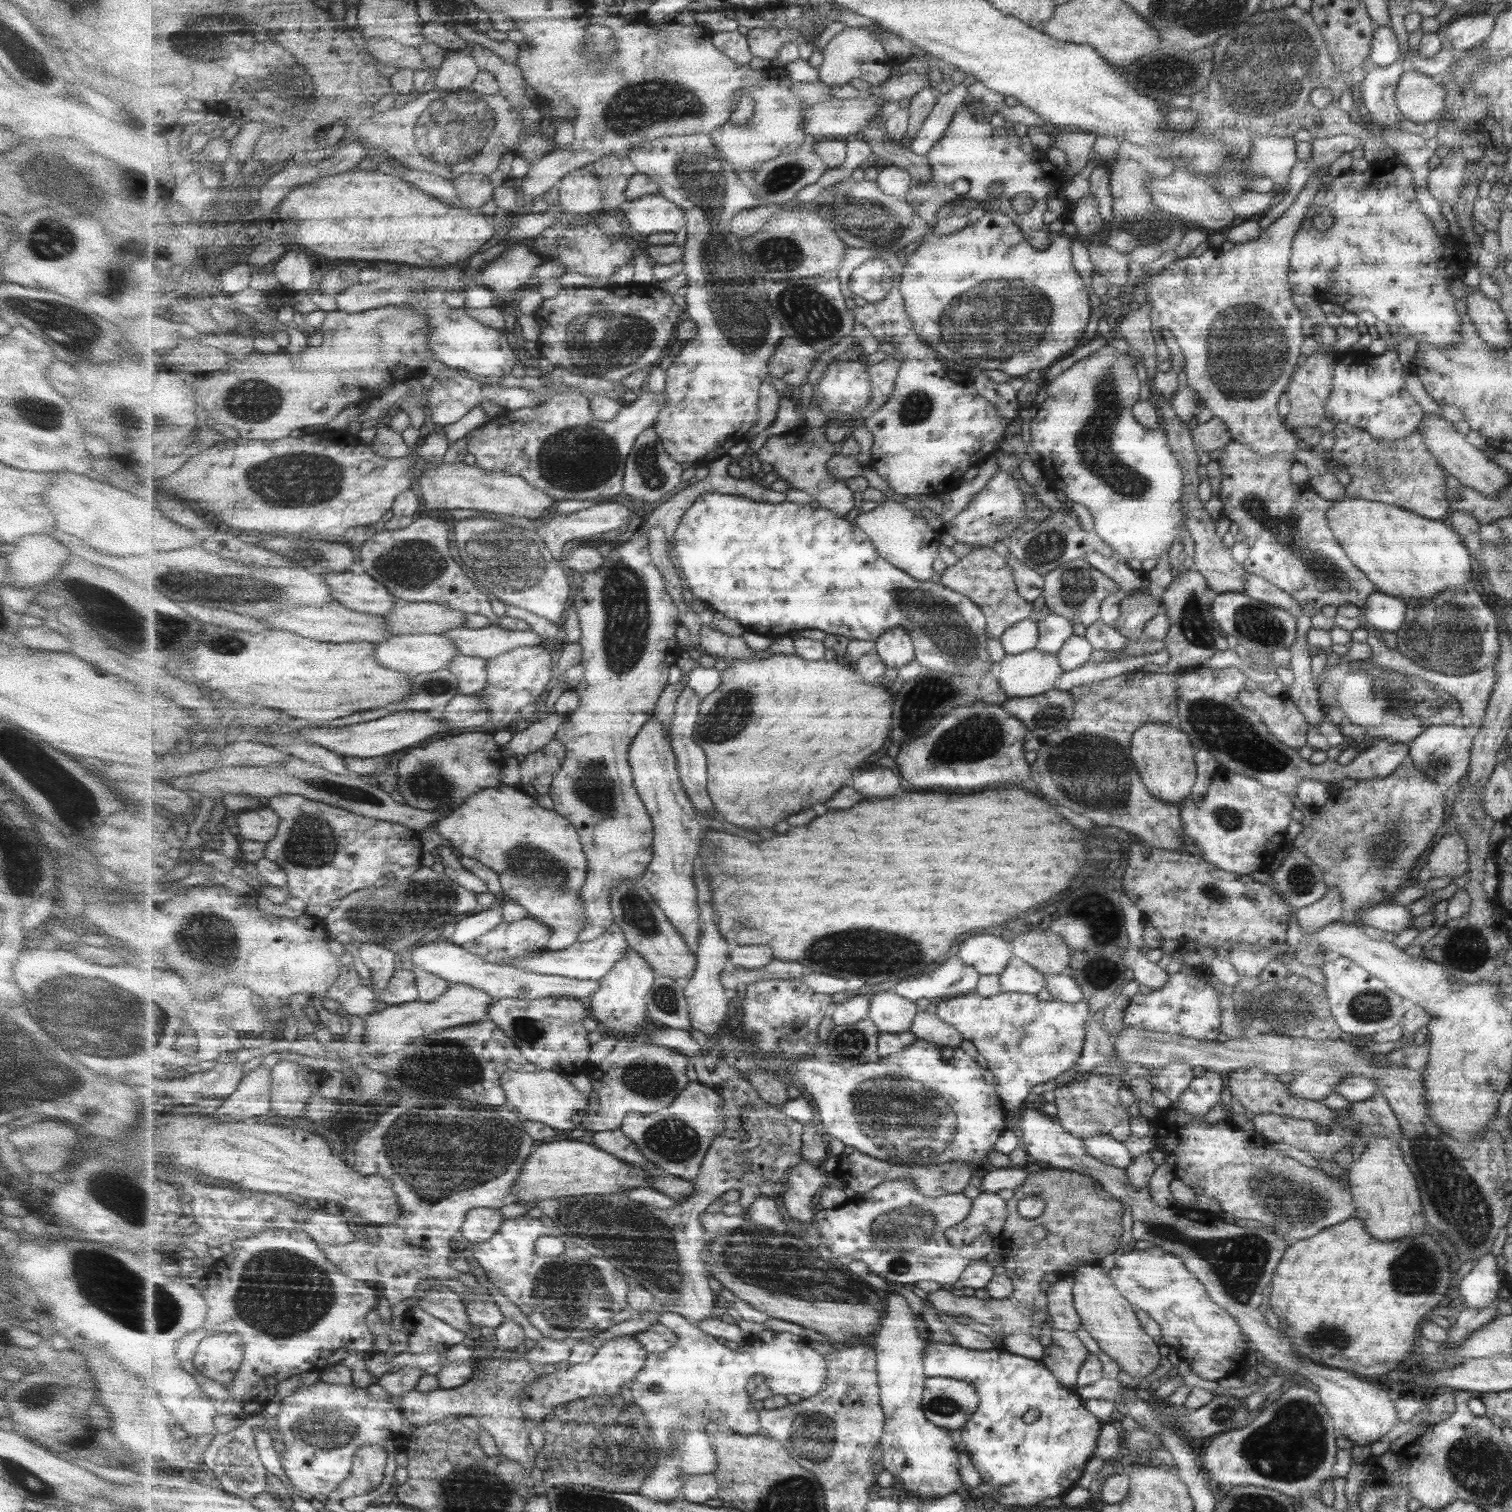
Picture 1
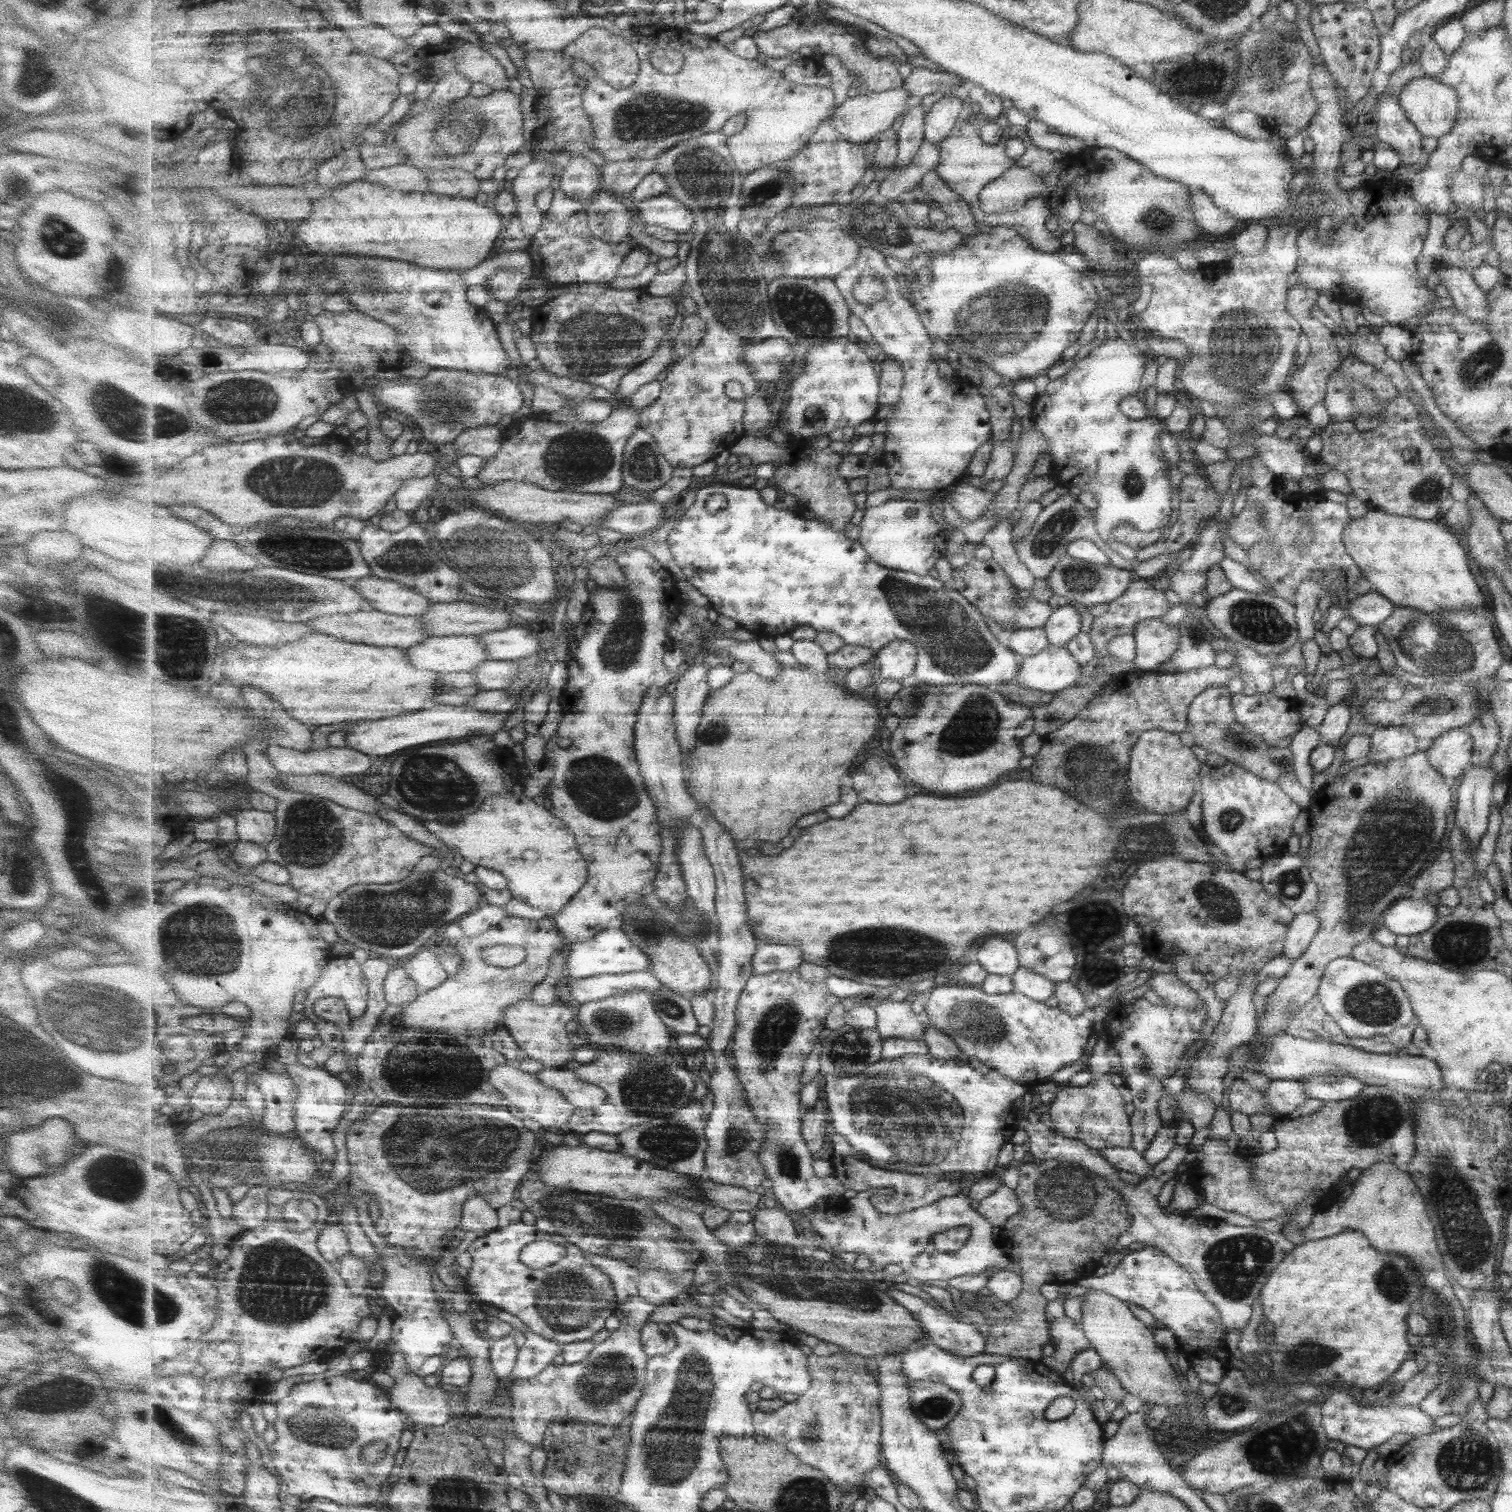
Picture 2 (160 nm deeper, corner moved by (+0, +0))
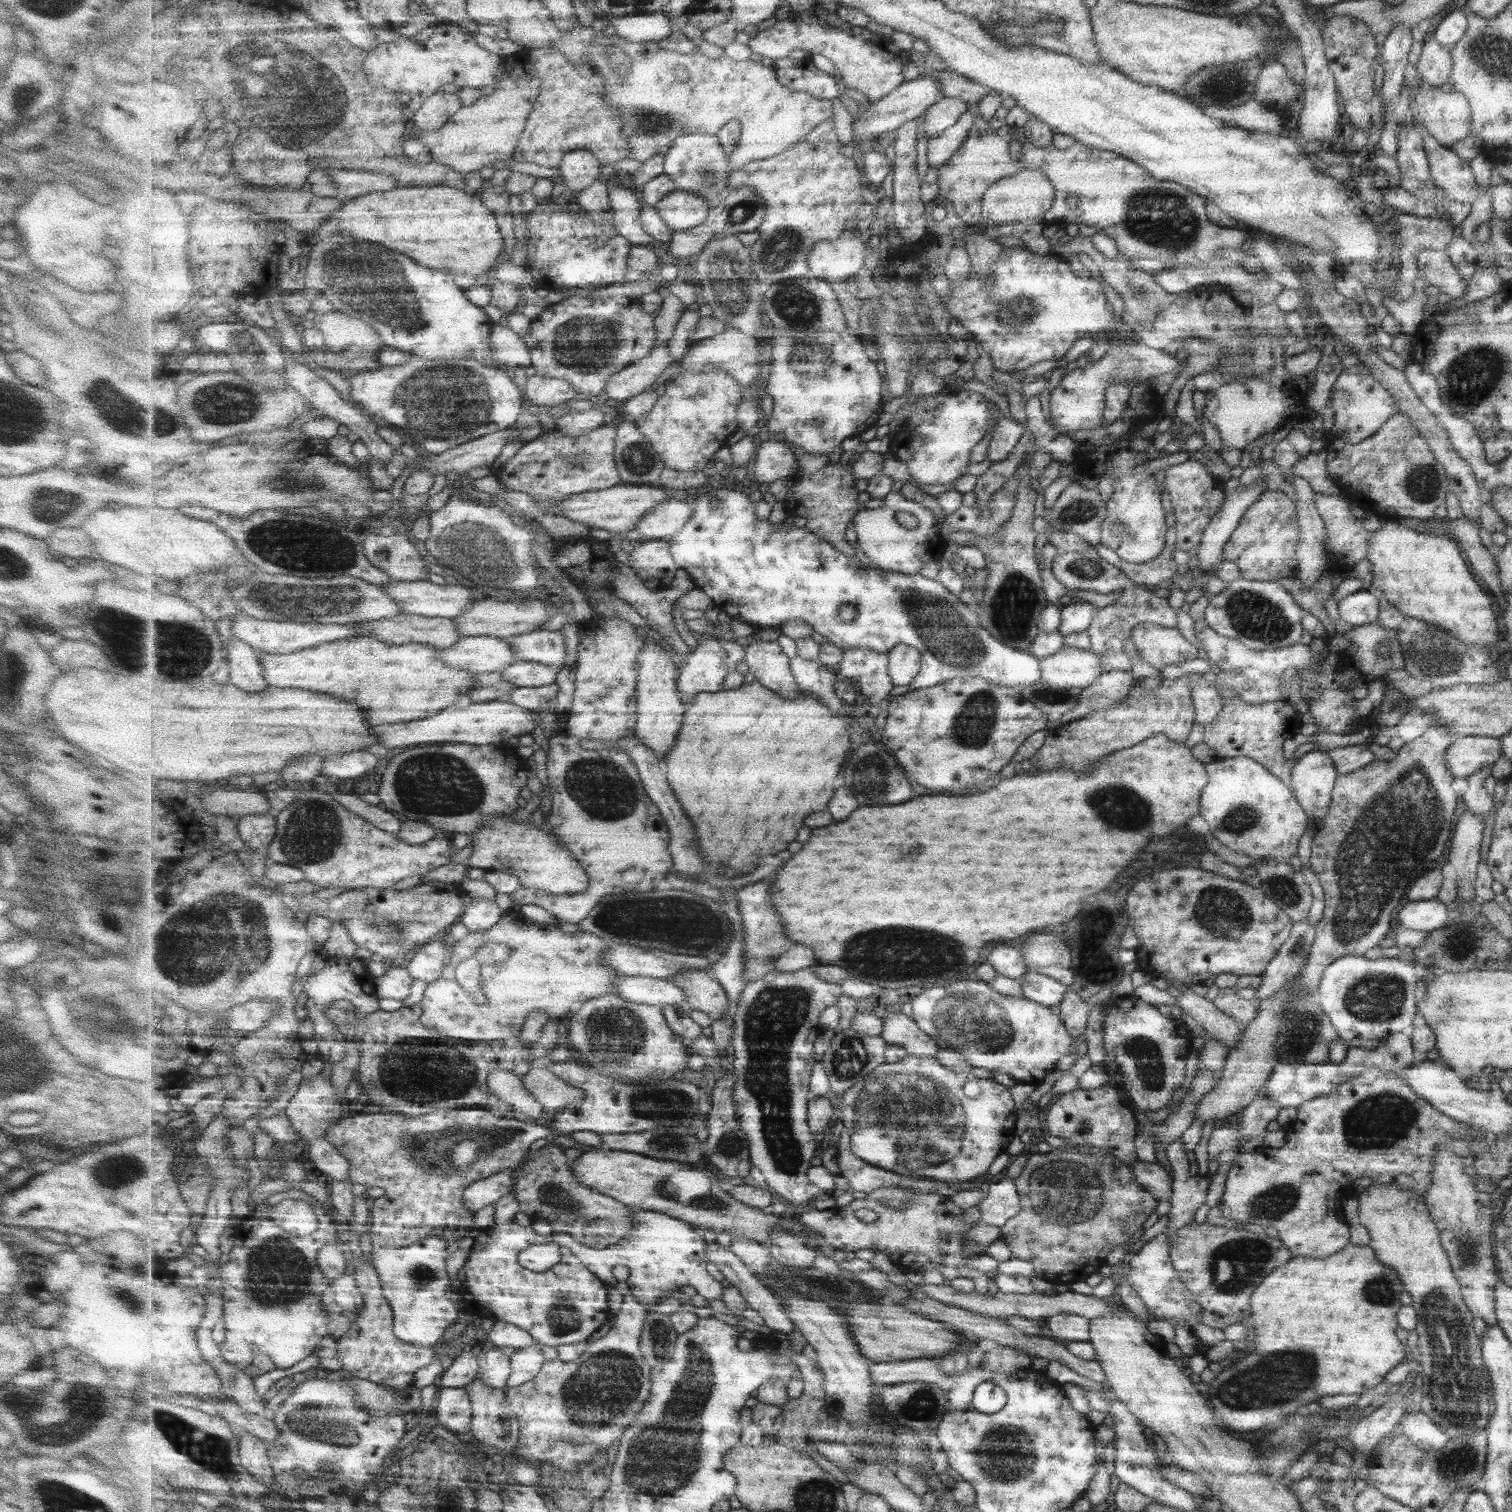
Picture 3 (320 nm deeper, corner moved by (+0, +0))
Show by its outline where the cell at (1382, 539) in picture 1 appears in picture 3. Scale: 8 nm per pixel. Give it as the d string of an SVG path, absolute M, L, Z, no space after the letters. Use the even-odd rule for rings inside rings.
M1395 519L1383 520L1381 529L1372 532L1364 557L1371 563L1370 585L1381 590L1385 600L1403 616L1436 626L1465 646L1476 644L1491 650L1491 644L1497 641L1497 620L1491 610L1491 597L1473 580L1464 556L1449 535L1436 536L1431 531L1417 533L1411 527L1399 525Z

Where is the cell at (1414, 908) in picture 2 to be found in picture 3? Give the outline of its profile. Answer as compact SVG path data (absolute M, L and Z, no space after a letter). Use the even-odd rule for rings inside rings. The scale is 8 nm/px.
M1435 900L1405 902L1397 912L1399 928L1427 932L1428 934L1441 929L1451 921L1451 914L1446 910L1446 904Z

